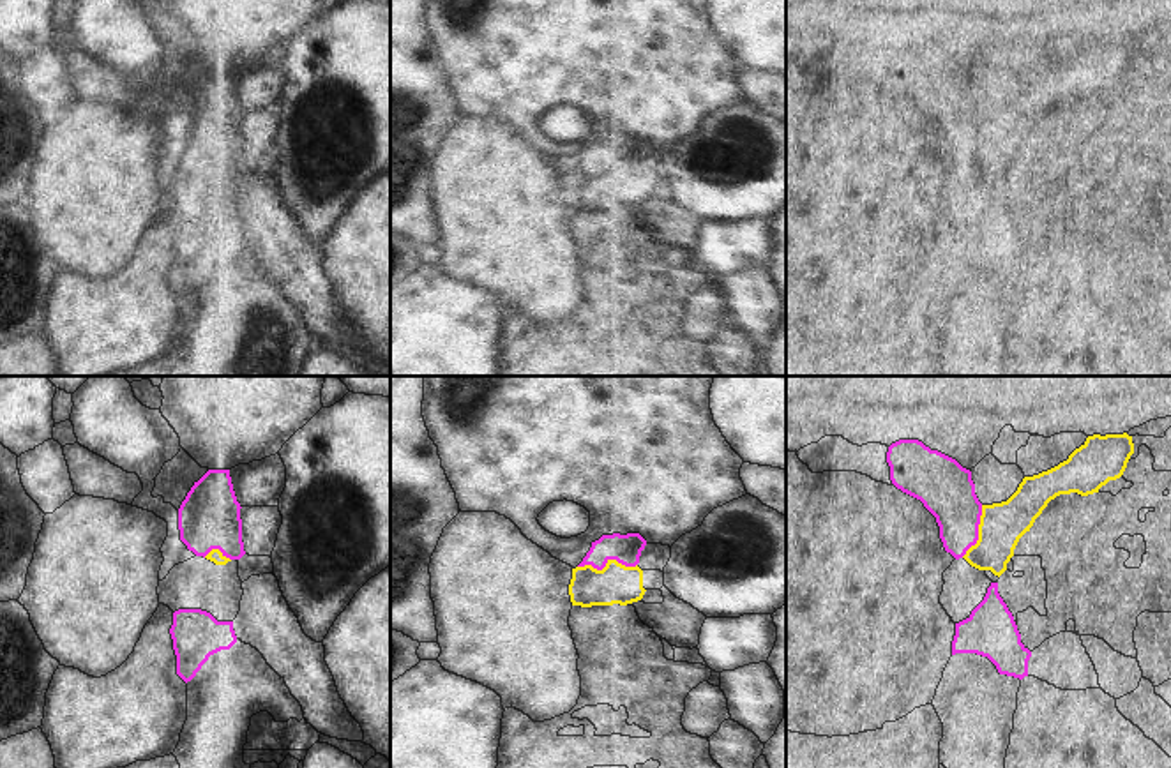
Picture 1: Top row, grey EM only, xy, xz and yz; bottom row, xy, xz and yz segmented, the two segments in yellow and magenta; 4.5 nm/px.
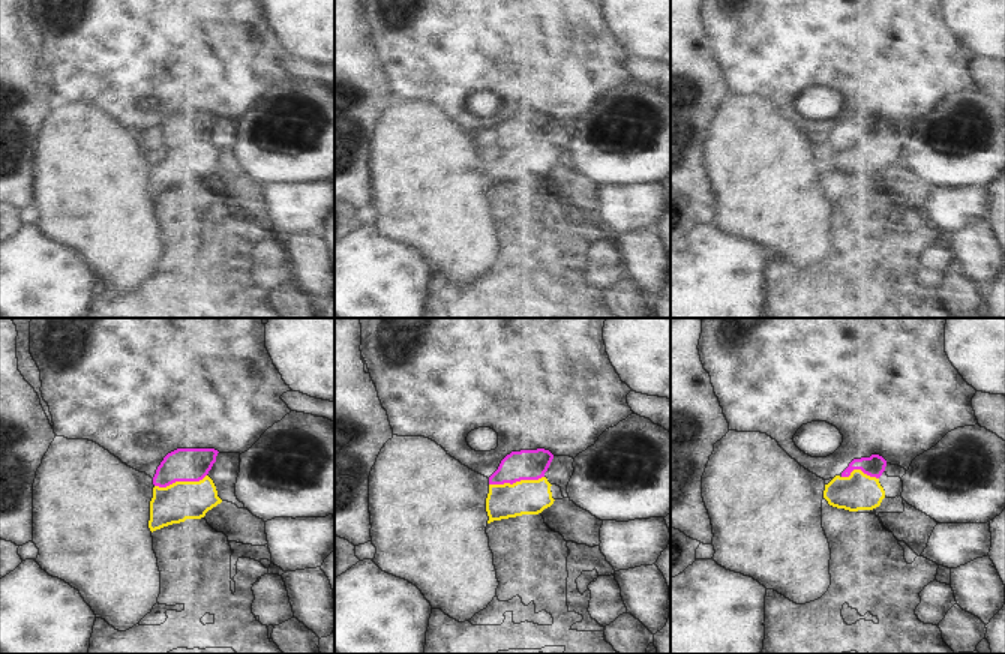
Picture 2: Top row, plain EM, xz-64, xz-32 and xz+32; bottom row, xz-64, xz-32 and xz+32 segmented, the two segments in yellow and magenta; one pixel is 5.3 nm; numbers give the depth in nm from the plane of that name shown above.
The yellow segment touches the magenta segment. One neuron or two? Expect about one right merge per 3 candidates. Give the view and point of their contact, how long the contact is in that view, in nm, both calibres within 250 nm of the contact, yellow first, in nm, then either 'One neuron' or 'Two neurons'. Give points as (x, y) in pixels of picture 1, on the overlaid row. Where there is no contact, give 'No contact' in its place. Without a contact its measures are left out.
Touches yellow at xz (606, 564). Shared border 280 nm. Thickness 180 nm (yellow) against 140 nm. Two neurons

